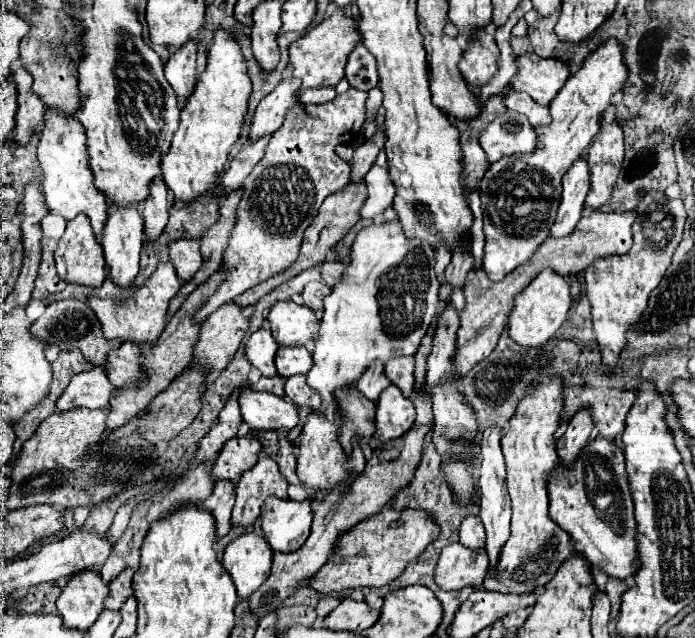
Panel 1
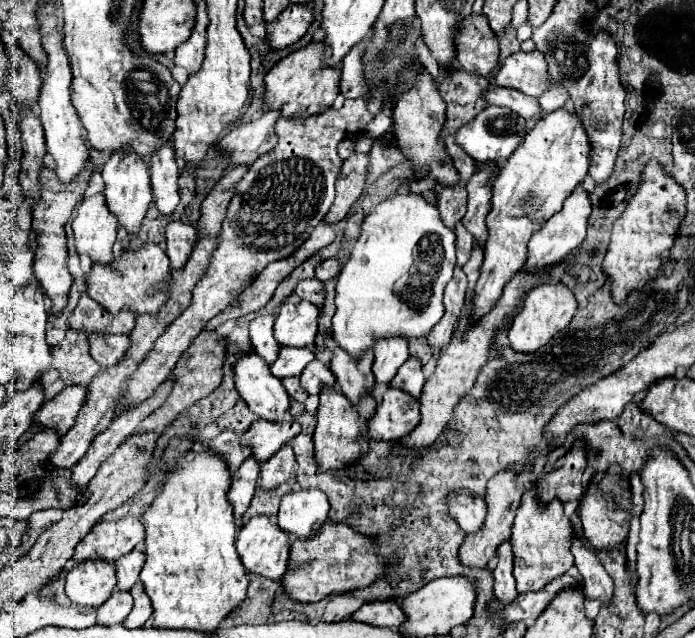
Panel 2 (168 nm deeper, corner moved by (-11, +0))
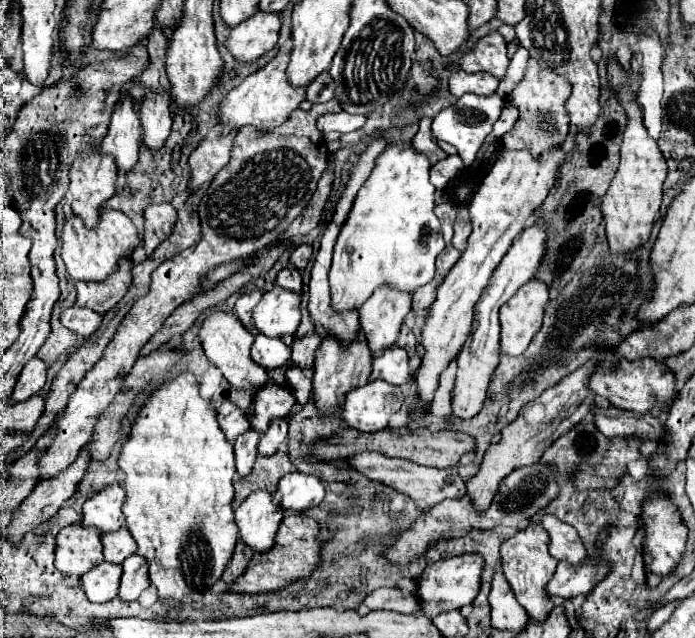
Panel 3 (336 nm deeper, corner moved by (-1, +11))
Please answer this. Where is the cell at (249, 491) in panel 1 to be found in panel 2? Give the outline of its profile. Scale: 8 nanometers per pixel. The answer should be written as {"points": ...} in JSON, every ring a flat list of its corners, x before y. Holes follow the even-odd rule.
{"points":[[284,444,284,448,280,448,276,452,276,456,270,456,262,464,260,484,262,484,262,488,276,488,276,486,288,482,294,476,294,472,296,472,294,450,290,444]]}

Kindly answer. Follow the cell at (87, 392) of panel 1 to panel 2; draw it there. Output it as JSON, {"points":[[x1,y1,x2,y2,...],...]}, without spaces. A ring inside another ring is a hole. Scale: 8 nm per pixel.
{"points":[[68,386,64,388,64,392,60,392,58,396,40,406,40,410,32,416,32,424,56,430,62,436,72,426,72,420,76,420,80,404,84,404,84,388]]}

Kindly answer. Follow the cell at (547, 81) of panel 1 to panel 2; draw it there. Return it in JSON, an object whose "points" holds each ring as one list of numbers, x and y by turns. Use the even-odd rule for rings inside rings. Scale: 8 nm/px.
{"points":[[514,52,502,64,496,76,490,78,490,84,506,86,520,90,526,96,538,96,546,86,552,84,546,62,540,52]]}

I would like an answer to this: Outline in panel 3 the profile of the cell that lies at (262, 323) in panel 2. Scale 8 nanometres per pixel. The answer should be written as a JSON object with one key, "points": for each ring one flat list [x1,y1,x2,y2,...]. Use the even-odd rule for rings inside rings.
{"points":[[252,291,248,295,242,295,234,307,238,317,228,315,228,313,212,313,206,317,206,321,202,323,202,331,200,331,200,343,202,343,206,357,222,371,222,375,228,379,228,383,238,391,256,393,258,389,262,389,270,381,268,371,262,369,260,365,254,365,254,361,250,361,250,345,254,343,254,335,250,333,250,331,254,331,252,311,260,299,262,299,260,291]]}

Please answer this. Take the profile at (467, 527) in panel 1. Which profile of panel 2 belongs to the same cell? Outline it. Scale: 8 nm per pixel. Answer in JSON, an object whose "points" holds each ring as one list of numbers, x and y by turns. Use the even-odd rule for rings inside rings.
{"points":[[456,488,448,494,448,514,466,534,478,532,486,516,486,504,474,492,466,488]]}

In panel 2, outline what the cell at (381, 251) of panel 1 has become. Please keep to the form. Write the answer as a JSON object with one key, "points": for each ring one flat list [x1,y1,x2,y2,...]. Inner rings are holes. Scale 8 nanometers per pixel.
{"points":[[392,194,364,216,362,232,352,246,352,256,342,268,336,284,336,314,332,318,332,338,352,356,362,354,374,344,372,372,376,382,388,384,398,368,408,360,410,336,426,336,444,314,442,292,452,278,456,264,454,232,442,222,438,208,424,194]]}

